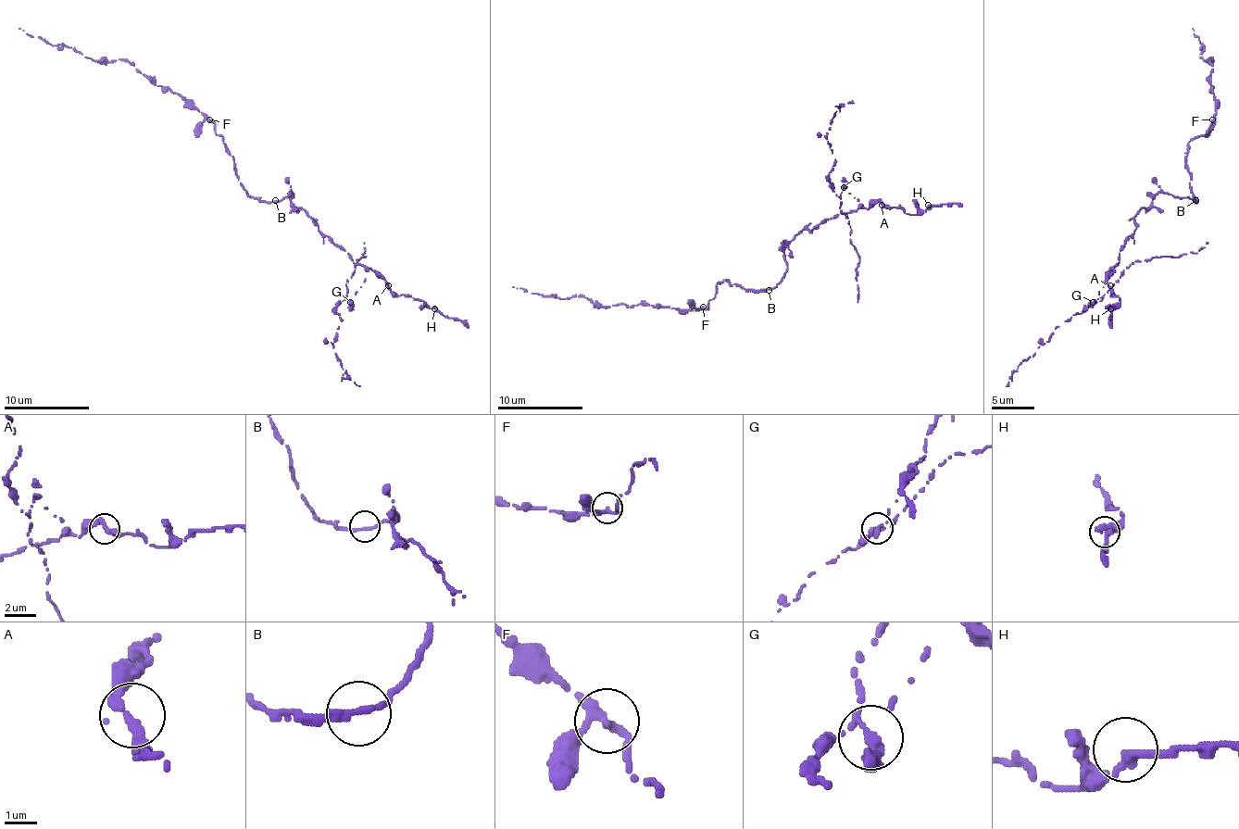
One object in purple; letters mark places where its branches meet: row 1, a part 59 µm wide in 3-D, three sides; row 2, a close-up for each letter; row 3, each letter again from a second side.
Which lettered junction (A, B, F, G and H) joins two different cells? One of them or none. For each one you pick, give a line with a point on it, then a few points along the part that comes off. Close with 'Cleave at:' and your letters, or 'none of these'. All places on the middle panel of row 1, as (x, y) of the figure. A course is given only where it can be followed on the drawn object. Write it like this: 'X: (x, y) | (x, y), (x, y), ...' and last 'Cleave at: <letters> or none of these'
G: (844, 187) | (843, 187), (839, 195), (828, 177), (834, 162), (826, 131), (834, 113), (843, 105), (854, 102)
Cleave at: G

